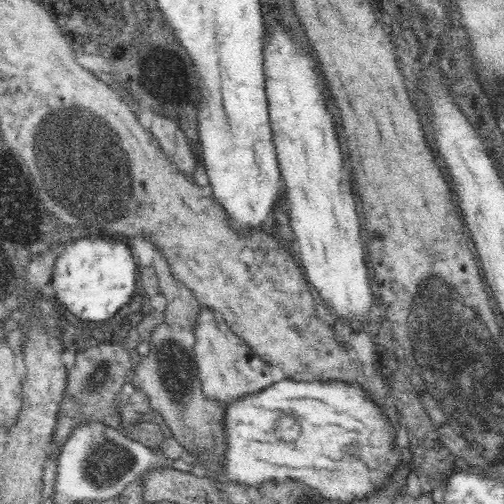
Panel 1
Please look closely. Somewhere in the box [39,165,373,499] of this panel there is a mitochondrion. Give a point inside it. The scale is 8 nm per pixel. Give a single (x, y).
(107, 461)

